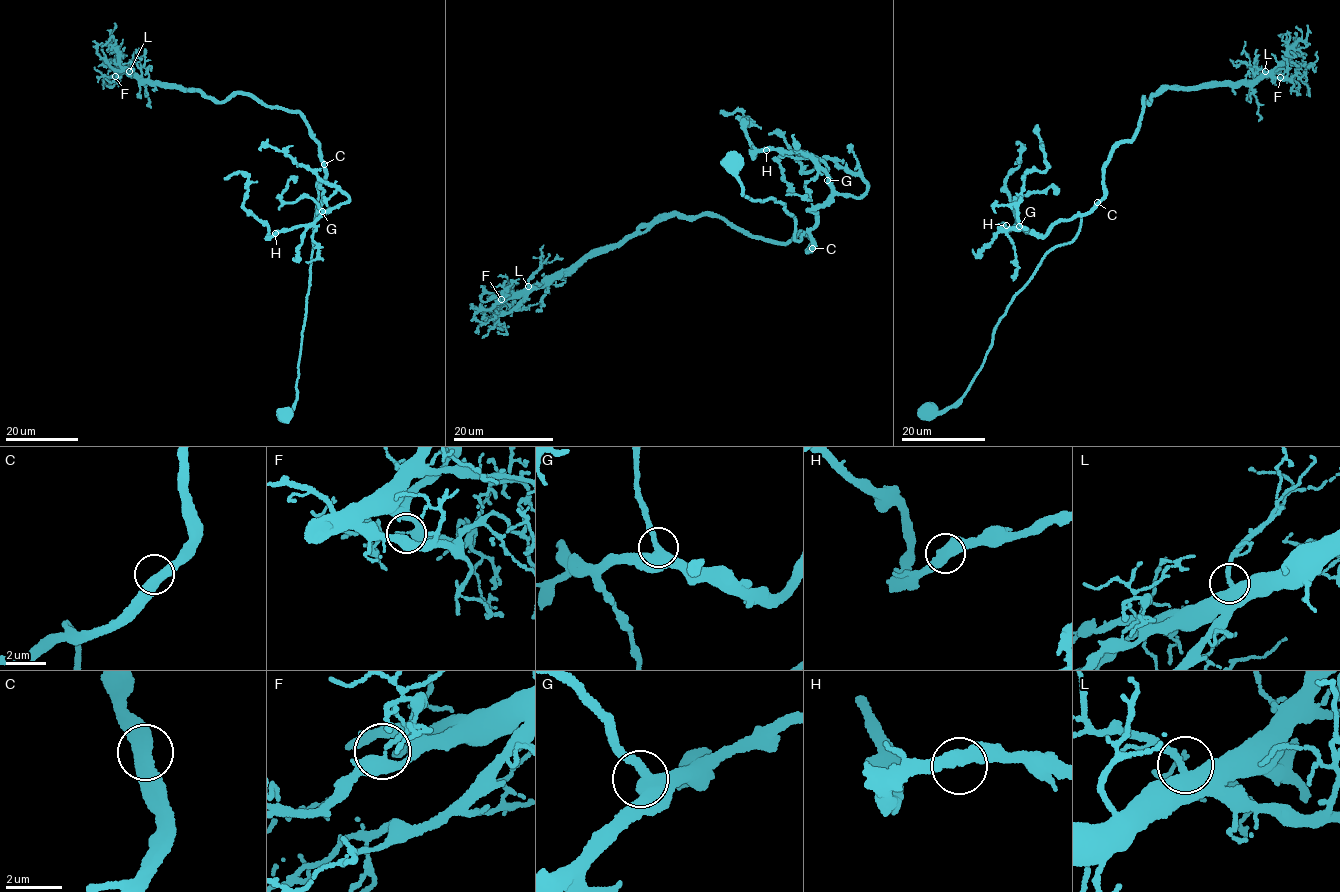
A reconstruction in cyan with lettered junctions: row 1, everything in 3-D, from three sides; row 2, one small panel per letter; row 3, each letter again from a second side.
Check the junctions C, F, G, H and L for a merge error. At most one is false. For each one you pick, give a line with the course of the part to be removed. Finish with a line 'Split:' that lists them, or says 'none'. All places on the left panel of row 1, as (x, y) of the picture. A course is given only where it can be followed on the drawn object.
Split: none

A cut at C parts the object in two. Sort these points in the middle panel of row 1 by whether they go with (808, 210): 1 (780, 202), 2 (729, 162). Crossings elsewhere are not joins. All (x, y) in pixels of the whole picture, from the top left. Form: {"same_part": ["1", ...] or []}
{"same_part": []}

